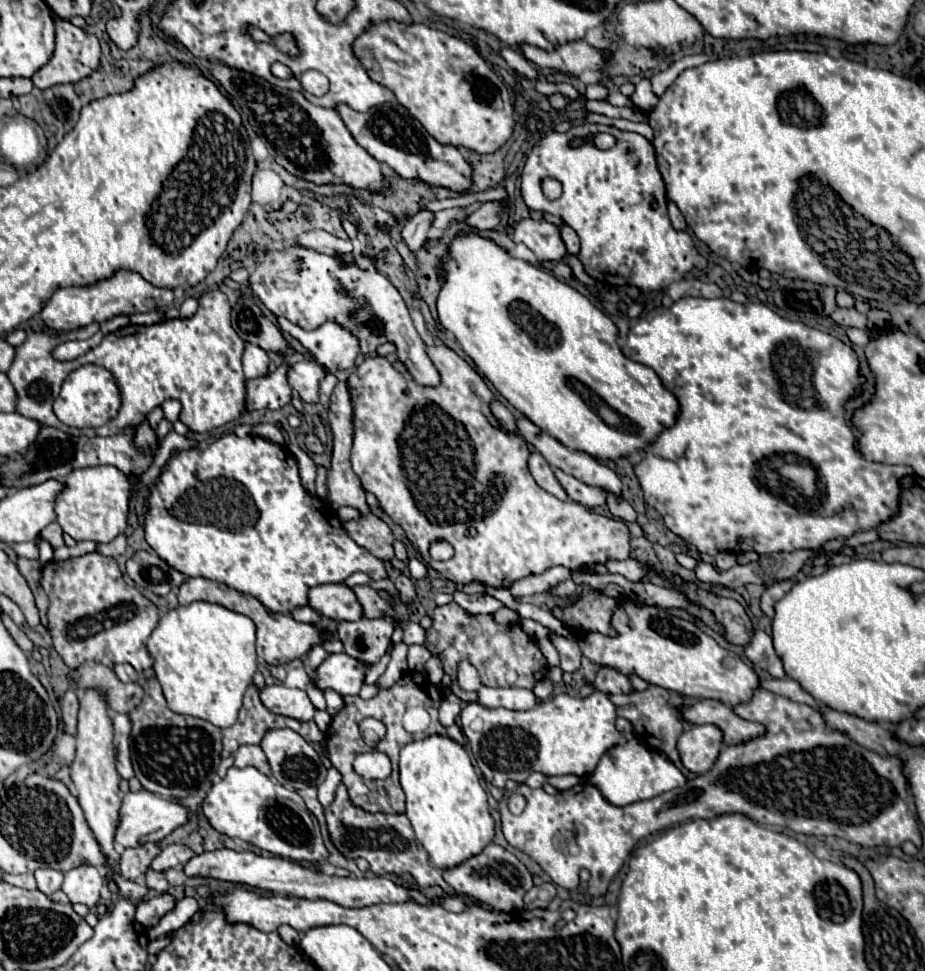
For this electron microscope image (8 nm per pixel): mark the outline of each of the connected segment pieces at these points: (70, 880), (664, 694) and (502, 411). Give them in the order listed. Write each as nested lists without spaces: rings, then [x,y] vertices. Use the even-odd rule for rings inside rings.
[[[83,865],[67,871],[61,889],[71,903],[83,903],[87,907],[95,907],[101,899],[103,885],[105,879],[99,875],[99,871],[91,865]]]
[[[649,685],[645,691],[631,691],[627,695],[609,695],[609,699],[617,705],[617,715],[631,721],[635,735],[647,743],[649,747],[663,751],[677,767],[681,767],[679,753],[677,753],[677,739],[683,733],[679,709],[669,705],[669,691],[659,685]]]
[[[491,401],[491,413],[495,415],[495,419],[499,421],[499,425],[505,429],[505,431],[511,431],[511,433],[515,433],[517,431],[517,427],[515,427],[515,417],[513,417],[513,413],[501,403],[501,401]]]

